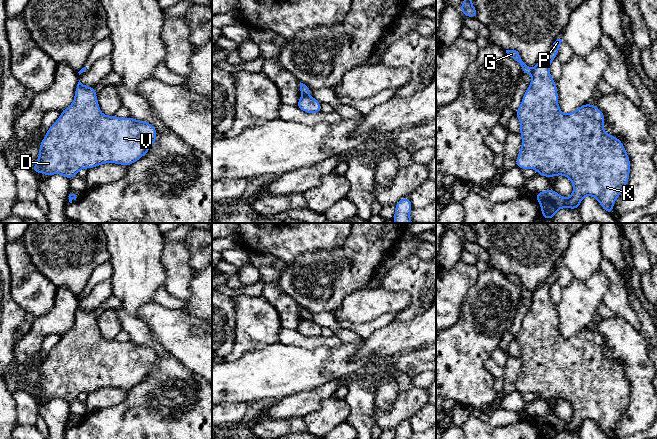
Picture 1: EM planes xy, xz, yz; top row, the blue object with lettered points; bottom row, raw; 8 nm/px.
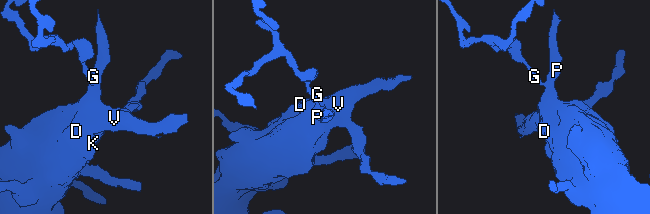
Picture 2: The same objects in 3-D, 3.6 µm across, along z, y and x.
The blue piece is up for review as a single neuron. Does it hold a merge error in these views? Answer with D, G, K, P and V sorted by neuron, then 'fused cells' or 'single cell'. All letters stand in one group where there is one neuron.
D K P V / G; fused cells

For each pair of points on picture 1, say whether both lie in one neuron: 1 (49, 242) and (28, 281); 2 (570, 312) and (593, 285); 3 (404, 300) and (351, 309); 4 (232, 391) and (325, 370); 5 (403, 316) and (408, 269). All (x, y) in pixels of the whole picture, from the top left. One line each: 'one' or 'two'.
1: two
2: one
3: one
4: one
5: one

